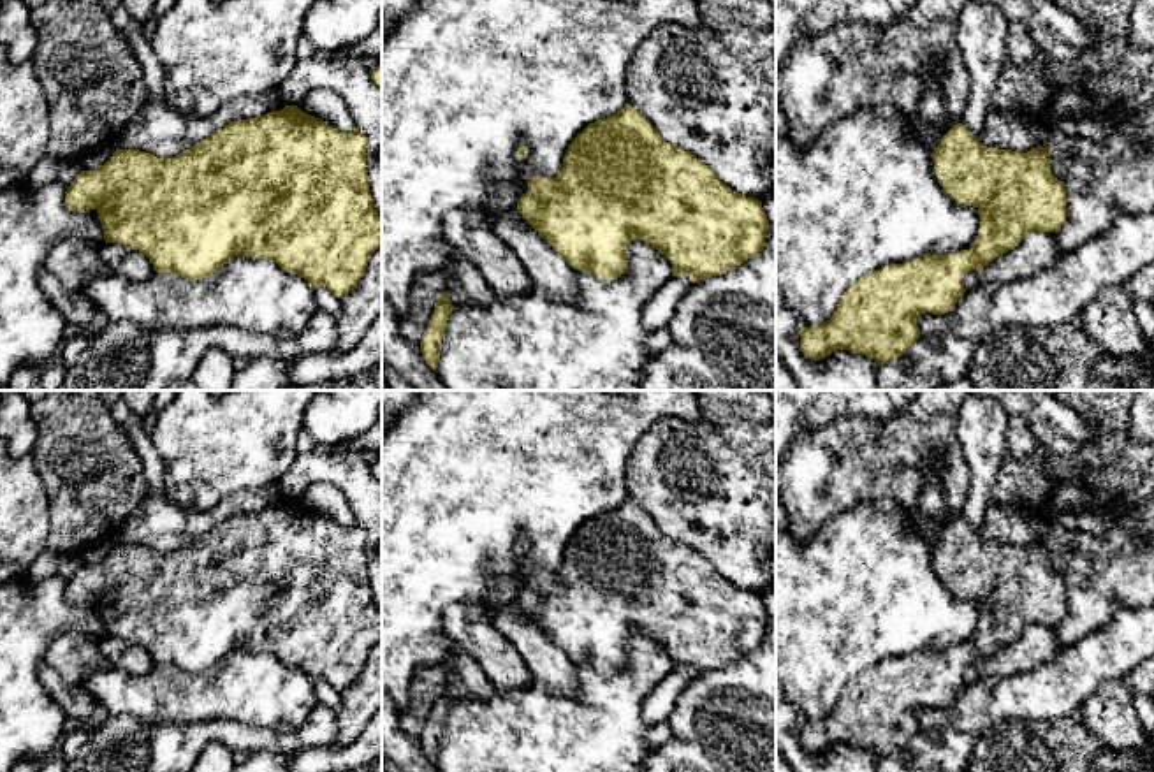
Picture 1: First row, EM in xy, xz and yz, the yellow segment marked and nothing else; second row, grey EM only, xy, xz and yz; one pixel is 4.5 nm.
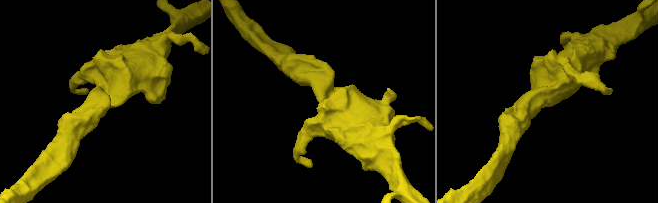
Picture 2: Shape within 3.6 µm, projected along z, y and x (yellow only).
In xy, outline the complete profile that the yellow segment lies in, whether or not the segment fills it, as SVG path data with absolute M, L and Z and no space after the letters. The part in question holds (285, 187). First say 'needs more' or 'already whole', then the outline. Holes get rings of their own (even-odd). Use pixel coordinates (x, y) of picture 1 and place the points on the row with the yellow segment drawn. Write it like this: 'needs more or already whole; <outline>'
already whole; M297 106L260 118L230 121L190 149L158 158L139 149L120 149L95 171L81 171L65 192L69 211L95 209L106 243L142 251L157 273L197 281L216 273L227 260L245 255L276 262L343 299L357 287L371 255L382 244L378 216L366 169L366 137L359 128L341 132L303 113Z

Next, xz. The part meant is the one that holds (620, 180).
already whole; M630 104L577 134L556 178L531 176L517 211L572 269L598 280L624 274L628 246L639 239L670 260L672 276L700 283L760 255L769 232L762 200L734 192L700 158L667 142Z

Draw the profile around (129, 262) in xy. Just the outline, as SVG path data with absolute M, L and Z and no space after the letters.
M118 243L100 244L100 259L113 274L121 274L132 281L146 280L155 273L153 264L142 251Z

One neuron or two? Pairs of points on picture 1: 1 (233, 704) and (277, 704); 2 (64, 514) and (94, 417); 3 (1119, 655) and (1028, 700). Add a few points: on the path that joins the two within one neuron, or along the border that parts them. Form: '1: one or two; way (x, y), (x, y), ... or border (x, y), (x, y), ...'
1: one; way (243, 704), (266, 704)
2: one; way (83, 489), (83, 442)
3: one; way (1096, 656), (1063, 684), (1051, 690)

